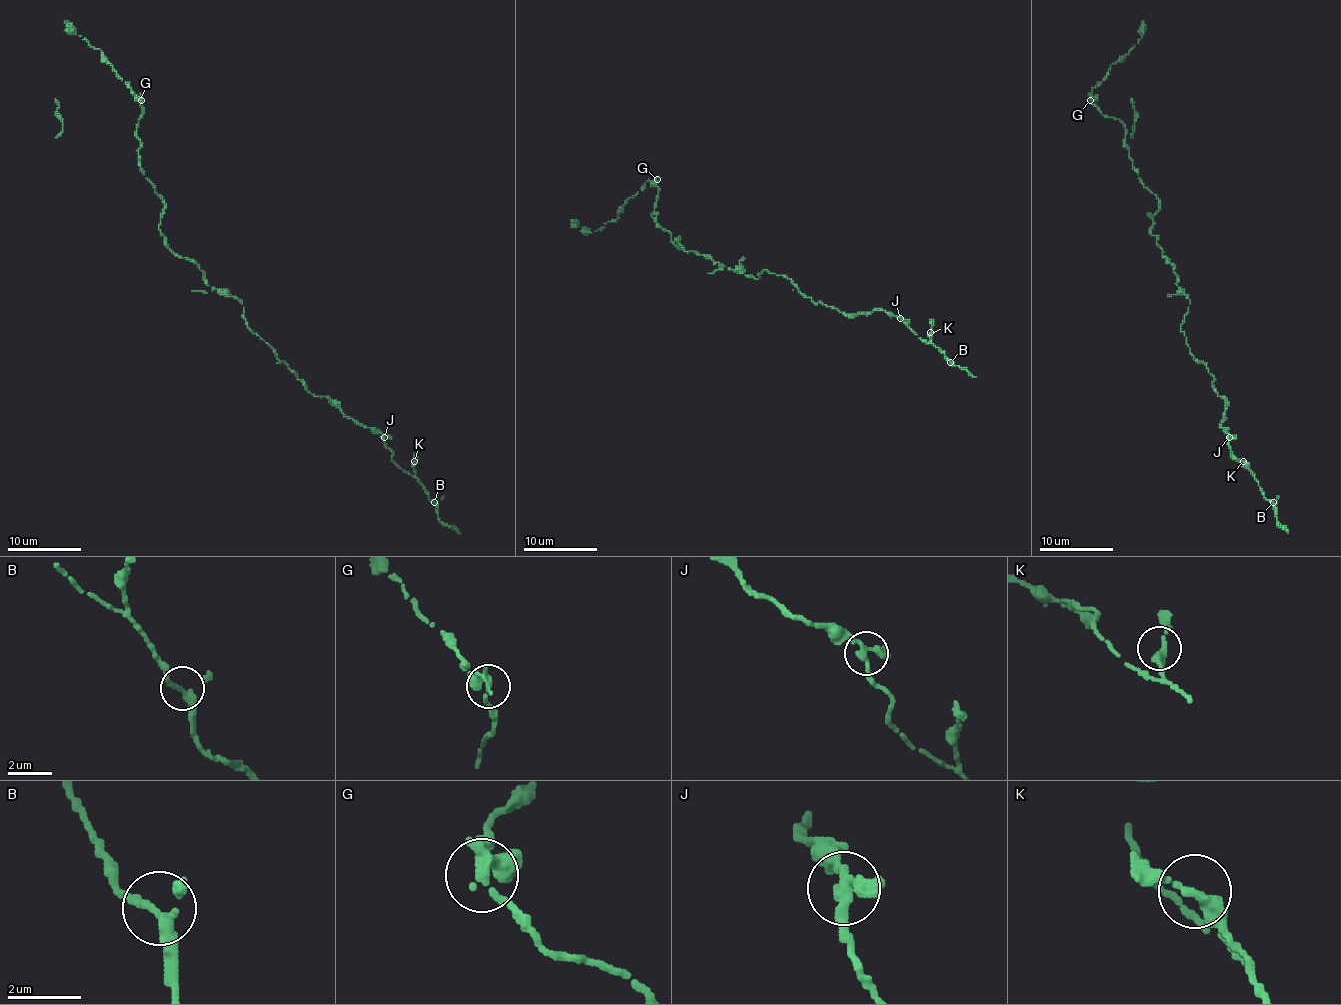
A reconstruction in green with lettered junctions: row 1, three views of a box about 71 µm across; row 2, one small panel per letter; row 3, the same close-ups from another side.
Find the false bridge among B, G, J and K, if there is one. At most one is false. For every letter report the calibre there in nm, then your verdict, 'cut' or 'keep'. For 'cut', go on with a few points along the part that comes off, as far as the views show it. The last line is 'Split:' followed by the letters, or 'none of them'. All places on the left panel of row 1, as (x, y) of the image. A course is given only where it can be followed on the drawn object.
B: 240 nm | keep
G: 240 nm | cut
J: 240 nm | keep
K: 320 nm | keep
Split: G

